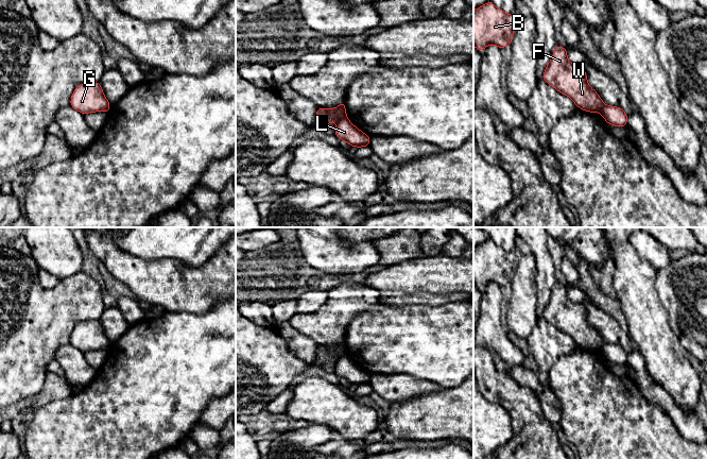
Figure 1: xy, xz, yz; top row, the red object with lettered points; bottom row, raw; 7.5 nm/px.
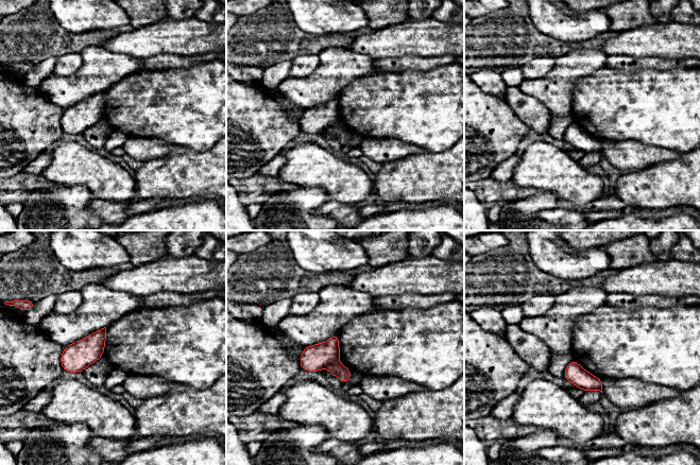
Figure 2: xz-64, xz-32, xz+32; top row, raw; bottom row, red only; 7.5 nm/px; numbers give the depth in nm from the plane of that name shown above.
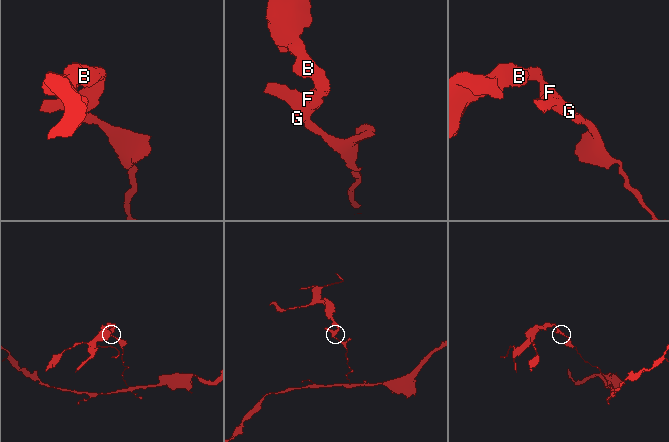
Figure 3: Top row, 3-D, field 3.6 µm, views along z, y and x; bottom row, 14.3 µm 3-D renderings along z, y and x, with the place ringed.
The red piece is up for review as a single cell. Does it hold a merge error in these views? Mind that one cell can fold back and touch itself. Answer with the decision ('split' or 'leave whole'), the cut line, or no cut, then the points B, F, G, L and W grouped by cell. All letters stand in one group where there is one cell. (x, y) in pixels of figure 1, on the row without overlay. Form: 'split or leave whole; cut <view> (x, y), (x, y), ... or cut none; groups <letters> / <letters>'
split; cut xz (345, 354), (339, 358); groups B F G W / L

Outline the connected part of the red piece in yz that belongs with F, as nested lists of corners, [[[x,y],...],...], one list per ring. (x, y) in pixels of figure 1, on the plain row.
[[[557,283],[547,303],[542,318],[563,333],[568,334],[574,342],[589,351],[601,351],[604,340],[587,319],[582,303],[573,303],[567,295],[567,286]]]

